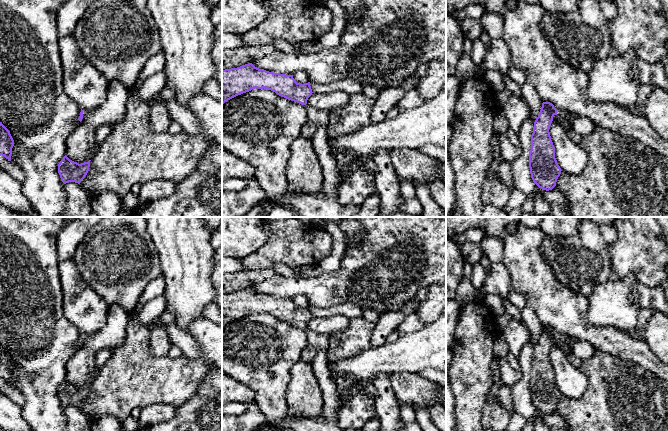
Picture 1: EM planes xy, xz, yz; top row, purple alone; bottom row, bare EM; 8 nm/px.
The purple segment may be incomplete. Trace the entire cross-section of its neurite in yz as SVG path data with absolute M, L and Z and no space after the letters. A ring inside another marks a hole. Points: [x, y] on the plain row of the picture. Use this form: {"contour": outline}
{"contour": "M543 326L534 346L529 376L529 392L533 406L542 414L552 414L556 410L561 392L555 382L555 371L550 360L550 350L554 340L563 348L573 348L573 339L566 334L557 334L550 326Z"}

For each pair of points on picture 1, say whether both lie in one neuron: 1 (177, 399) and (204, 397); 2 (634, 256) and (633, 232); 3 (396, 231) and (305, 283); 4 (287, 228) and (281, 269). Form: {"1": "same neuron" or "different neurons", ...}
{"1": "different neurons", "2": "same neuron", "3": "same neuron", "4": "different neurons"}

